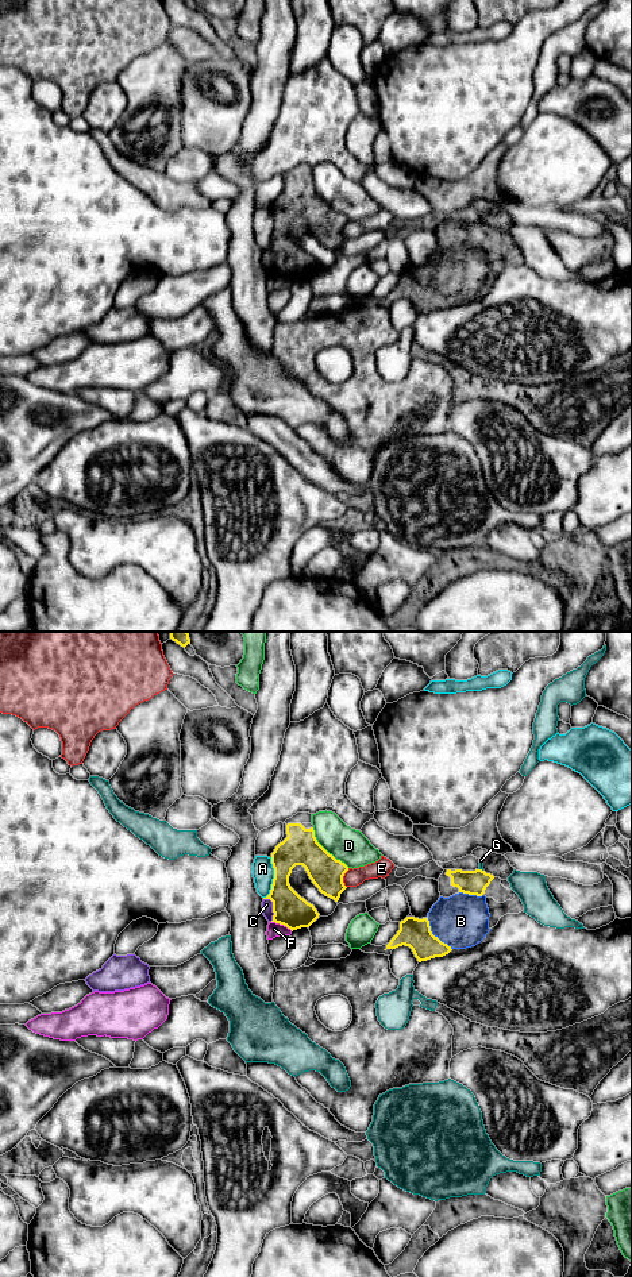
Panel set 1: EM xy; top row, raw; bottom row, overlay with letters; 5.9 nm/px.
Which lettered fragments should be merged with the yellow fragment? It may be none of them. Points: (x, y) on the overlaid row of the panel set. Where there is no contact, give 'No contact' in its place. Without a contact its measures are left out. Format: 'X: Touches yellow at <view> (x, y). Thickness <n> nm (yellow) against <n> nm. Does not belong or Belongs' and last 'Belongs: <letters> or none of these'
A: Touches yellow at xy (274, 878). Thickness 200 nm (yellow) against 130 nm. Does not belong
B: Touches yellow at xy (434, 936). Thickness 180 nm (yellow) against 320 nm. Belongs
C: Touches yellow at xy (273, 907). Thickness 200 nm (yellow) against 60 nm. Does not belong
D: Touches yellow at xy (326, 851). Thickness 200 nm (yellow) against 200 nm. Does not belong
E: Touches yellow at xy (342, 878). Thickness 200 nm (yellow) against 110 nm. Does not belong
F: Touches yellow at xy (282, 924). Thickness 200 nm (yellow) against 80 nm. Does not belong
G: Touches yellow at xy (481, 870). Thickness 140 nm (yellow) against 30 nm. Does not belong
Belongs: B

